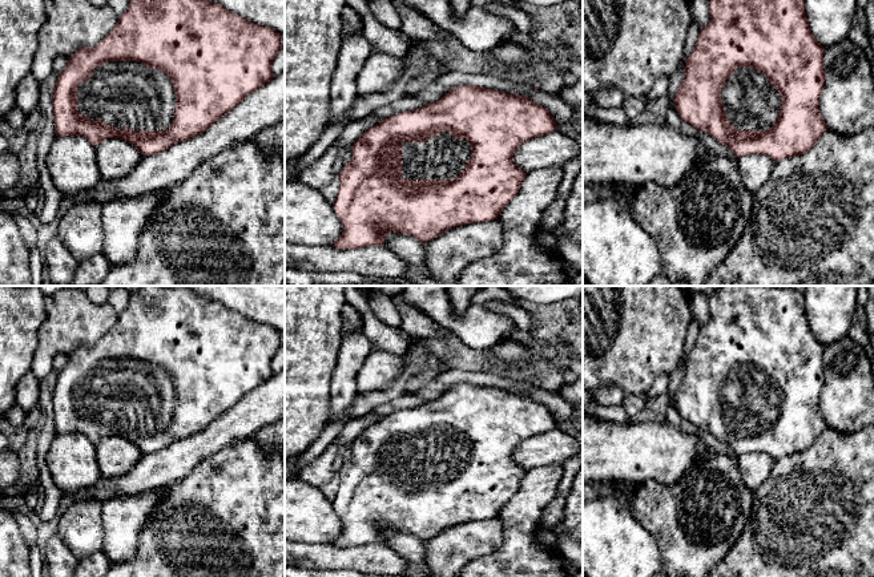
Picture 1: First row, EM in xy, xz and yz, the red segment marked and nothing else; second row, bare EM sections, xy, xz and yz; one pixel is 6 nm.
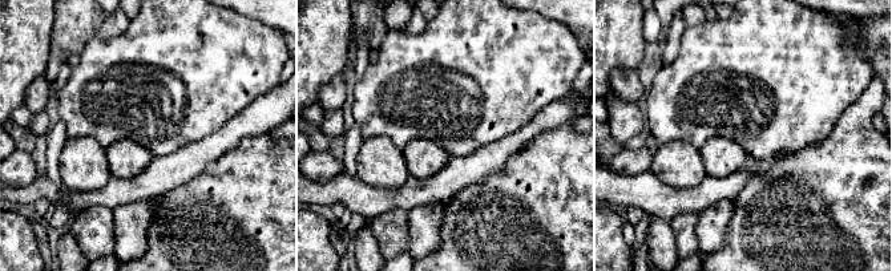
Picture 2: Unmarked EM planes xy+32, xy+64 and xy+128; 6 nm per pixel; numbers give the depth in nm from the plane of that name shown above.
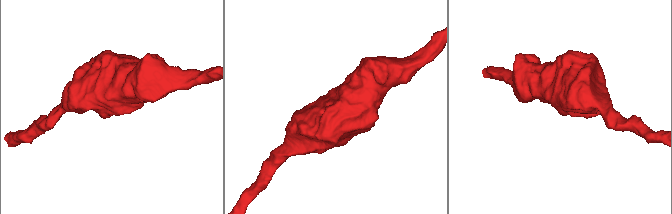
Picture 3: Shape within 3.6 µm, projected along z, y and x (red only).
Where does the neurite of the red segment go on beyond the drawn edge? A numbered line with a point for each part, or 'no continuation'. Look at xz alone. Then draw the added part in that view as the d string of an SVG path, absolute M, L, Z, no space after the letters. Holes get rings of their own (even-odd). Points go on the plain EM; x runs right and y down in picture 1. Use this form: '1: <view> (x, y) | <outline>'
1: xz (442, 455) | M440 429L426 440L402 441L403 477L454 477L471 455L466 436L456 439L448 429Z

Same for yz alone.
1: yz (750, 400) | M737 366L721 387L728 419L738 428L768 428L780 411L781 392L762 370Z

